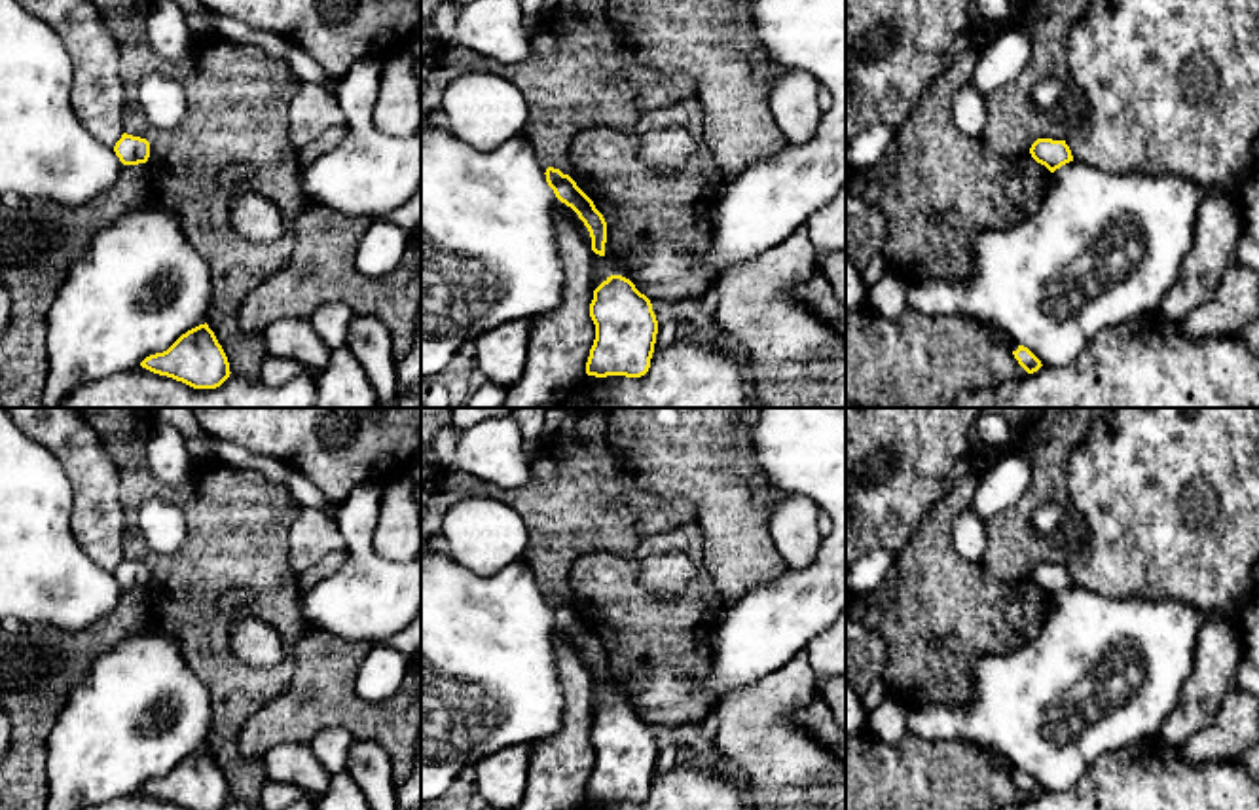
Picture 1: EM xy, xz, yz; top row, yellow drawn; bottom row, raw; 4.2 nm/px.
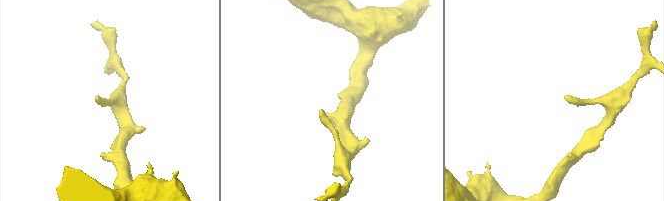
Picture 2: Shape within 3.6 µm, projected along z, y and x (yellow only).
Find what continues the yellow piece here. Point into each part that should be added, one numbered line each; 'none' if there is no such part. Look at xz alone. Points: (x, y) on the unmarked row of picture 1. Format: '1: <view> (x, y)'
none

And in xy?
none

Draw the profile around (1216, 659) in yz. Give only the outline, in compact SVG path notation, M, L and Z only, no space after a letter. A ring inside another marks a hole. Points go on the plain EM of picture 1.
M1208 618L1200 624L1193 672L1181 696L1160 727L1162 738L1179 747L1193 734L1210 727L1221 708L1240 662L1240 641L1231 622Z

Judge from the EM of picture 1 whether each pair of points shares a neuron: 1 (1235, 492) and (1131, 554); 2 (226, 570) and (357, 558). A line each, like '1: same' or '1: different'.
1: same
2: different

